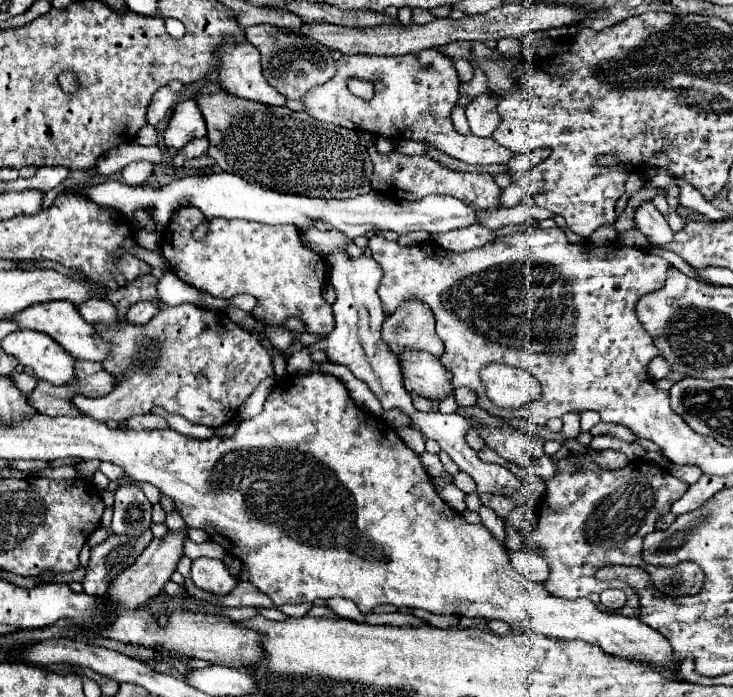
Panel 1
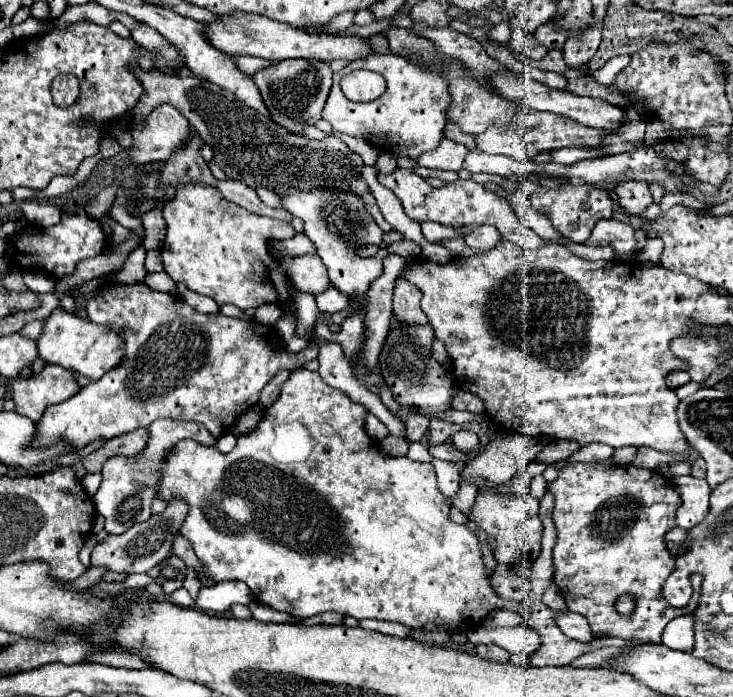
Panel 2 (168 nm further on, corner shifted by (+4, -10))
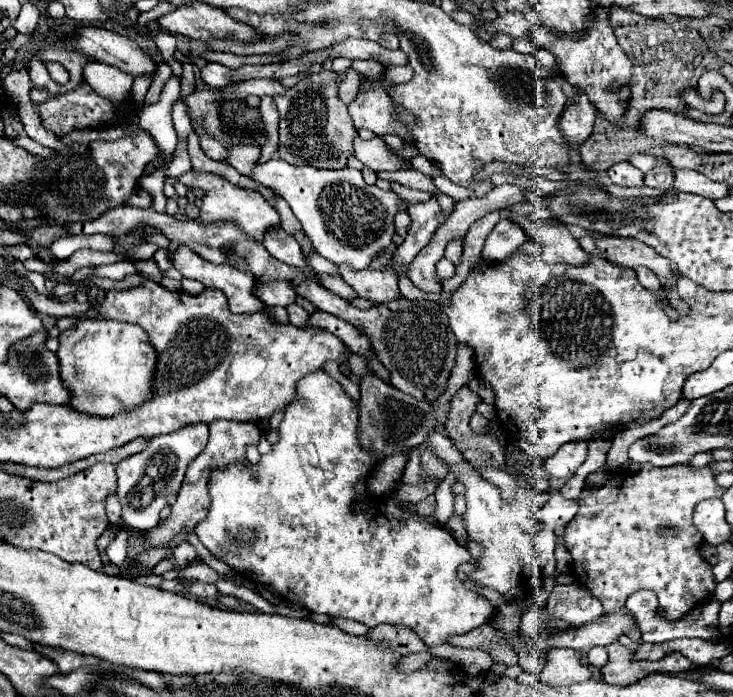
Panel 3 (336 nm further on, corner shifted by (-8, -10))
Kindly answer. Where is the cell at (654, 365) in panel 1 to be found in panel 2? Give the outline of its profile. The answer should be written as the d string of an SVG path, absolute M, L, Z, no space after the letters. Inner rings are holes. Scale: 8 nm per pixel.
M672 371L672 373L666 377L666 383L668 383L670 389L678 389L678 387L690 383L690 381L692 381L692 379L690 379L690 375L688 375L686 371Z

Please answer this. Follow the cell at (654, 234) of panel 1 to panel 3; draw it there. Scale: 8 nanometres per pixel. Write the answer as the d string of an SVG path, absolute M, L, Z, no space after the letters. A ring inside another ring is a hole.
M618 163L608 171L608 177L612 183L620 187L646 187L644 183L644 173L636 169L630 163Z

